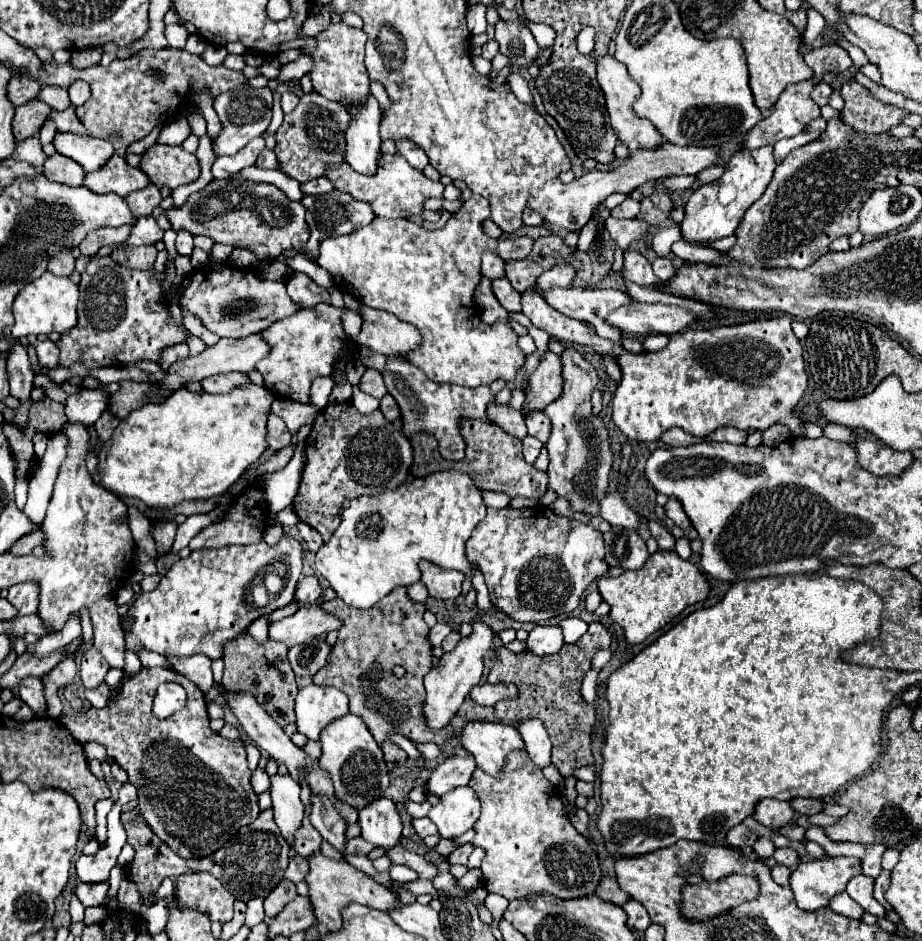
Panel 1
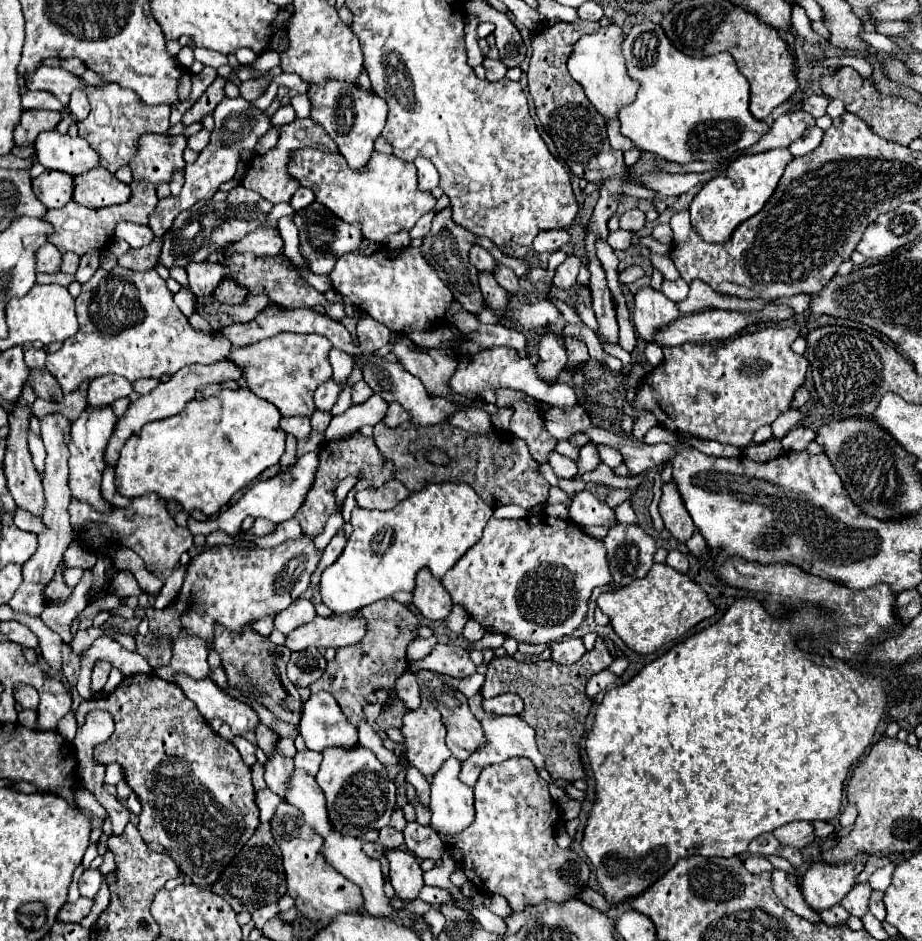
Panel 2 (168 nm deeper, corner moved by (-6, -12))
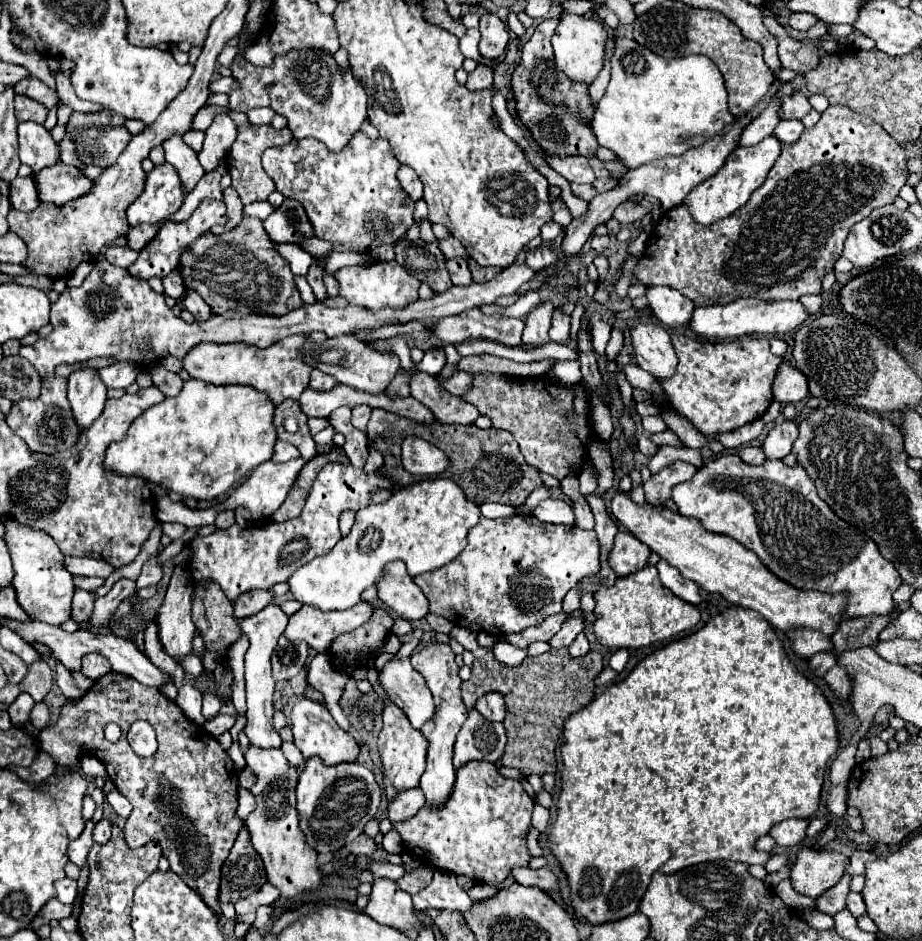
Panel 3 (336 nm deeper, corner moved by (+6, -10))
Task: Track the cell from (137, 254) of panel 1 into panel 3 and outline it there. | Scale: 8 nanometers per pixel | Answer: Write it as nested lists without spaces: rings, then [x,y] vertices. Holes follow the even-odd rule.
[[[109,247],[105,251],[105,259],[111,263],[111,265],[117,265],[117,267],[129,267],[135,259],[137,259],[137,251],[129,249],[129,247]]]

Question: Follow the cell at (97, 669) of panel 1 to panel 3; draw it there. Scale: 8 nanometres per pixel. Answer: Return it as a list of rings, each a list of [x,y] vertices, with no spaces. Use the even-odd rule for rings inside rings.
[[[93,651],[89,655],[85,655],[83,659],[83,667],[81,667],[81,673],[89,679],[99,679],[101,675],[107,675],[111,671],[111,663],[99,653],[99,651]]]

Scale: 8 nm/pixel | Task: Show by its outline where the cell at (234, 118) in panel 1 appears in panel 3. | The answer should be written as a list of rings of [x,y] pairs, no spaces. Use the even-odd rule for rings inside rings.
[[[168,162],[155,165],[145,177],[143,193],[129,205],[127,221],[131,227],[141,223],[157,223],[177,211],[183,199],[185,195],[175,167]]]

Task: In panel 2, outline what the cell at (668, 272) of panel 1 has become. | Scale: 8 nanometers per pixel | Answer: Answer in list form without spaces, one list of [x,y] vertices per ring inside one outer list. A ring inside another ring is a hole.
[[[665,279],[661,291],[673,301],[683,301],[687,297],[687,293],[689,293],[689,285],[685,281],[681,281],[681,279],[677,279],[677,281],[667,281]]]

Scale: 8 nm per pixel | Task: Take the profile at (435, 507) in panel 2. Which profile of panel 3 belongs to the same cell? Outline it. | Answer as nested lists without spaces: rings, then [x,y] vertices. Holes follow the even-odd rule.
[[[435,477],[397,489],[387,501],[355,513],[353,529],[327,555],[301,565],[287,581],[289,593],[321,611],[343,611],[359,603],[363,589],[375,585],[389,561],[401,559],[411,577],[443,567],[467,545],[469,529],[479,521],[479,507],[465,499],[453,479]]]

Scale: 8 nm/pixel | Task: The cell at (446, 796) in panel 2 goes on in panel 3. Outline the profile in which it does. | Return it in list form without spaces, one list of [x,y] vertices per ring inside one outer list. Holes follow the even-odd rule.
[[[429,643],[427,647],[423,647],[421,651],[411,655],[411,665],[415,671],[419,671],[433,695],[435,701],[435,715],[421,727],[423,737],[429,741],[429,749],[427,749],[427,769],[421,777],[421,789],[425,791],[427,803],[441,807],[441,803],[447,799],[451,787],[453,787],[453,777],[455,777],[455,769],[453,769],[453,743],[455,743],[455,735],[461,729],[461,723],[465,721],[467,709],[463,705],[461,699],[461,679],[459,679],[459,667],[455,663],[455,653],[451,651],[449,645],[445,643]]]

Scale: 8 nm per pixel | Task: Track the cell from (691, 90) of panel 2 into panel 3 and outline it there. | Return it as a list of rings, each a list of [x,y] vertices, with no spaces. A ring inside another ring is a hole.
[[[633,39],[615,41],[611,81],[597,103],[591,131],[599,147],[613,151],[625,169],[635,169],[667,155],[681,155],[735,121],[727,111],[727,91],[721,71],[717,71],[717,65],[709,57],[661,59]]]

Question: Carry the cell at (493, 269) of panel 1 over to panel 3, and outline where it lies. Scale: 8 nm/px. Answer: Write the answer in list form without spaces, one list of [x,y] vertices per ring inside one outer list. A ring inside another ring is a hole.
[[[455,237],[441,239],[439,241],[439,249],[443,251],[443,255],[447,255],[447,259],[451,259],[451,257],[463,257],[463,259],[467,259],[465,247],[461,247],[461,241],[455,239]]]

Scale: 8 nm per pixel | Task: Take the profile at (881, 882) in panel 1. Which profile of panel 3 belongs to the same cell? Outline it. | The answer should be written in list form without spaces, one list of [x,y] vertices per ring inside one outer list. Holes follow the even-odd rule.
[[[849,893],[847,895],[847,911],[853,915],[853,917],[859,917],[859,915],[863,915],[865,913],[865,901],[863,901],[863,897],[859,895],[859,893]]]

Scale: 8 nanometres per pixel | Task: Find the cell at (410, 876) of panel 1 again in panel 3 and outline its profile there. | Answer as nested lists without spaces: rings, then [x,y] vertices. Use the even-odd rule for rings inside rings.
[[[435,871],[433,881],[429,887],[419,891],[413,897],[413,905],[417,911],[425,911],[429,907],[433,909],[449,909],[449,911],[469,911],[471,899],[455,881],[455,875],[451,871]]]

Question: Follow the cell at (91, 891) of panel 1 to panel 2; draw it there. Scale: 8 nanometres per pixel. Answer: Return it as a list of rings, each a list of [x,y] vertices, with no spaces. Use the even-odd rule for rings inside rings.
[[[79,897],[75,903],[67,903],[65,907],[63,907],[63,921],[67,921],[67,923],[79,923],[83,917],[87,917],[89,915],[89,911],[91,911],[91,907],[93,907],[93,899],[89,899],[89,897]]]

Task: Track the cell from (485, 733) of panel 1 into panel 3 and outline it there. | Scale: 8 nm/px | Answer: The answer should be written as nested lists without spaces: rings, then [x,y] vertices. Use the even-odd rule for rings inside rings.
[[[391,657],[379,669],[379,685],[389,699],[407,715],[409,723],[419,729],[433,717],[433,697],[425,685],[425,679],[413,671],[409,657]]]

